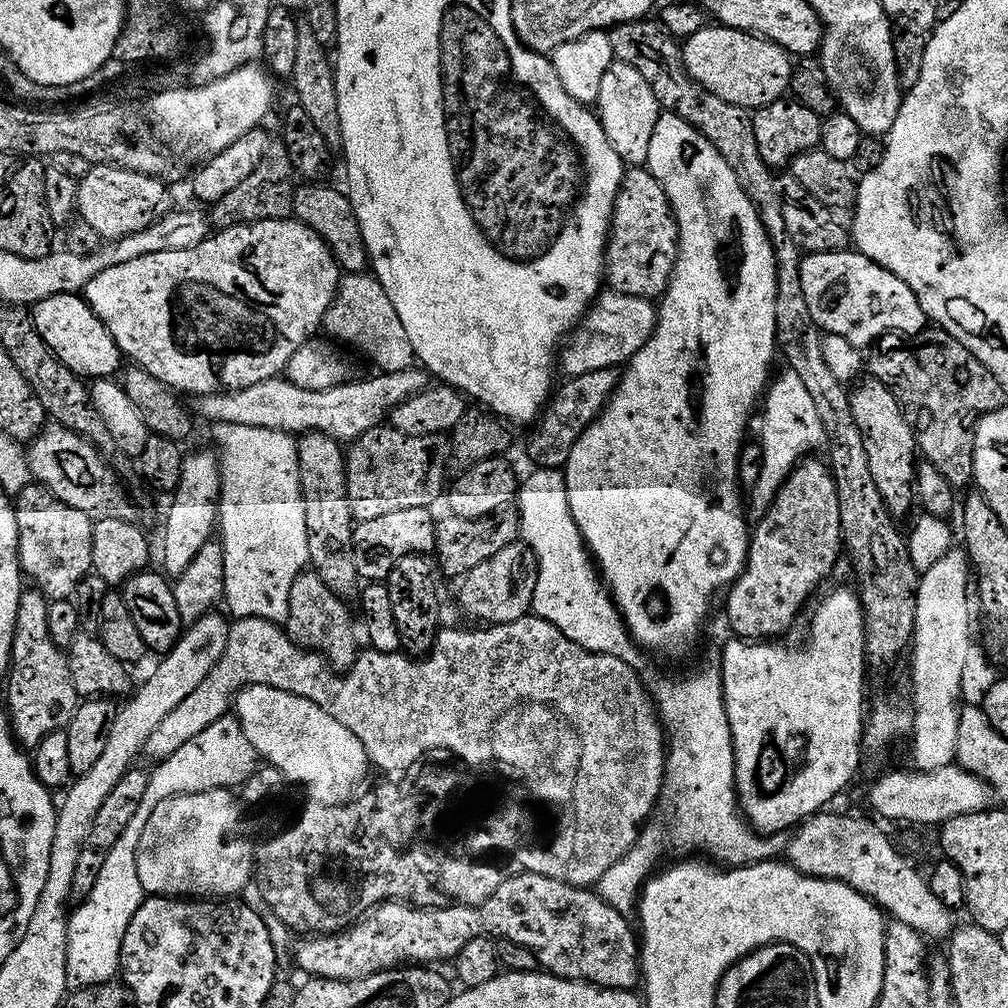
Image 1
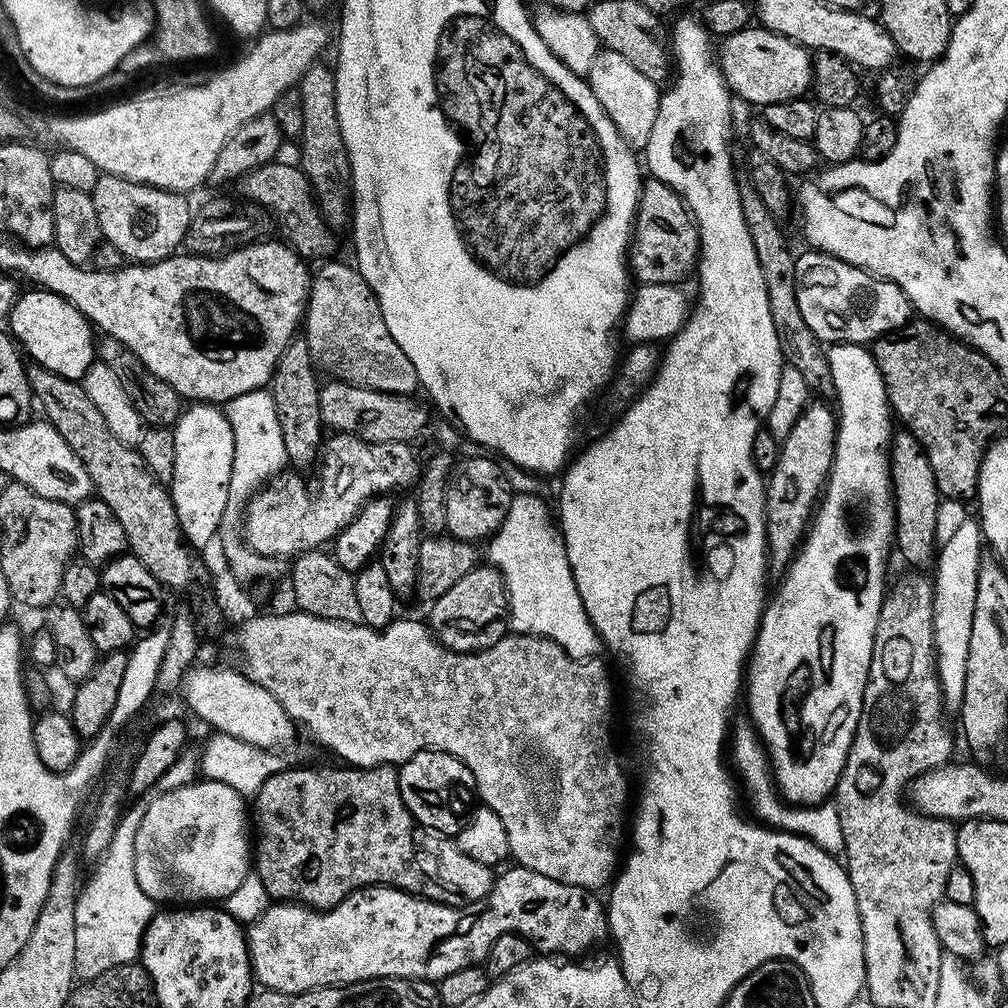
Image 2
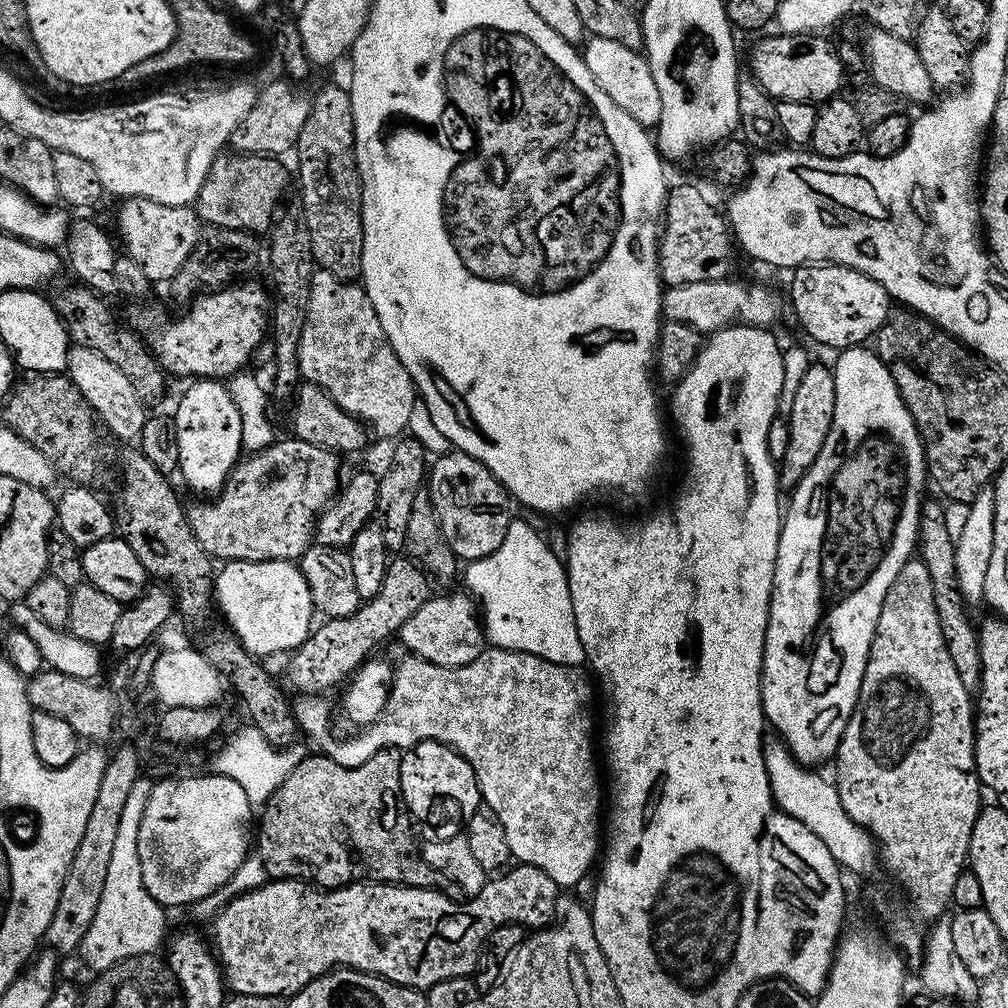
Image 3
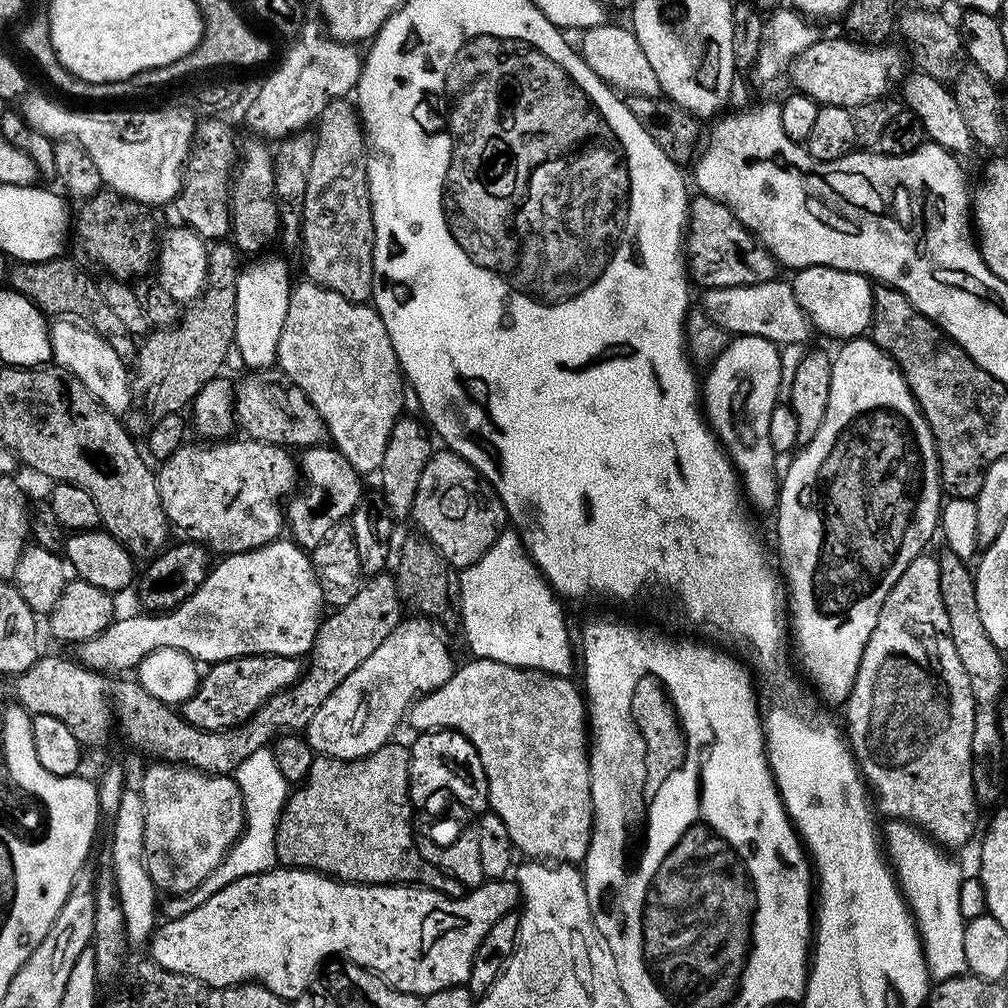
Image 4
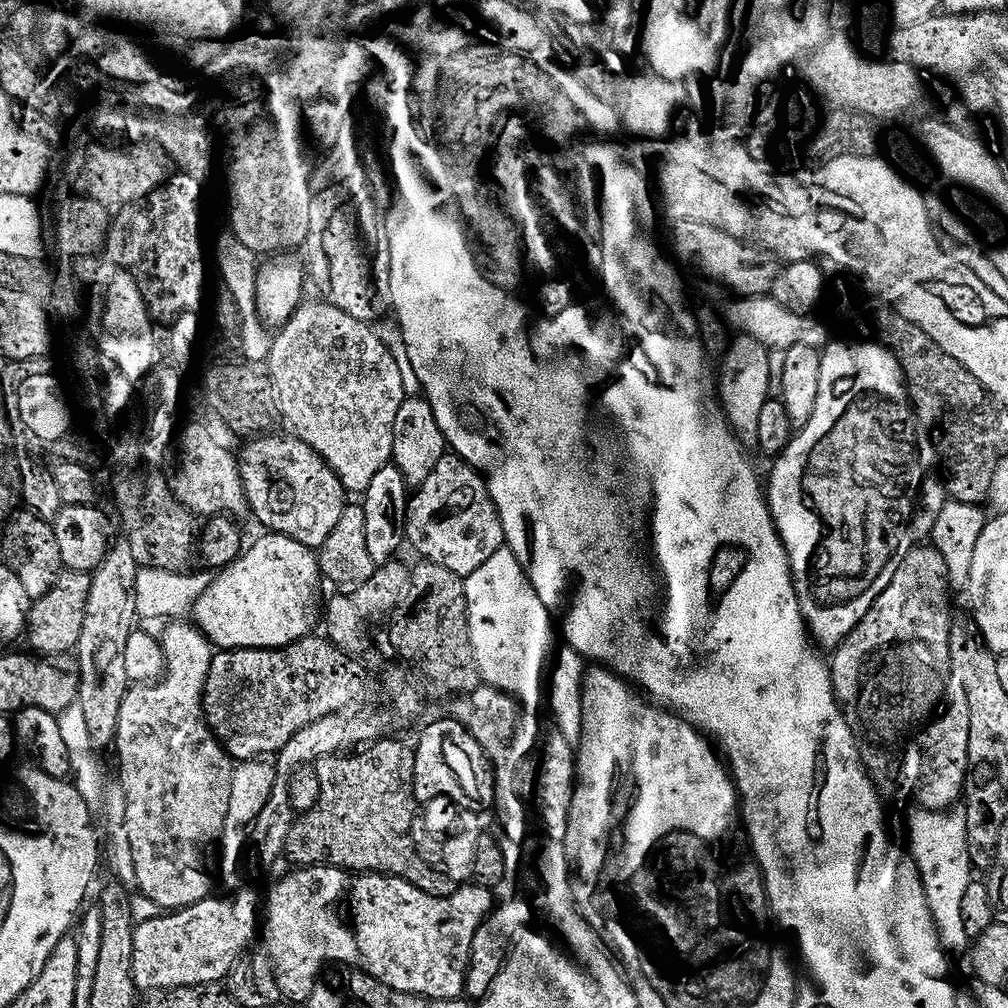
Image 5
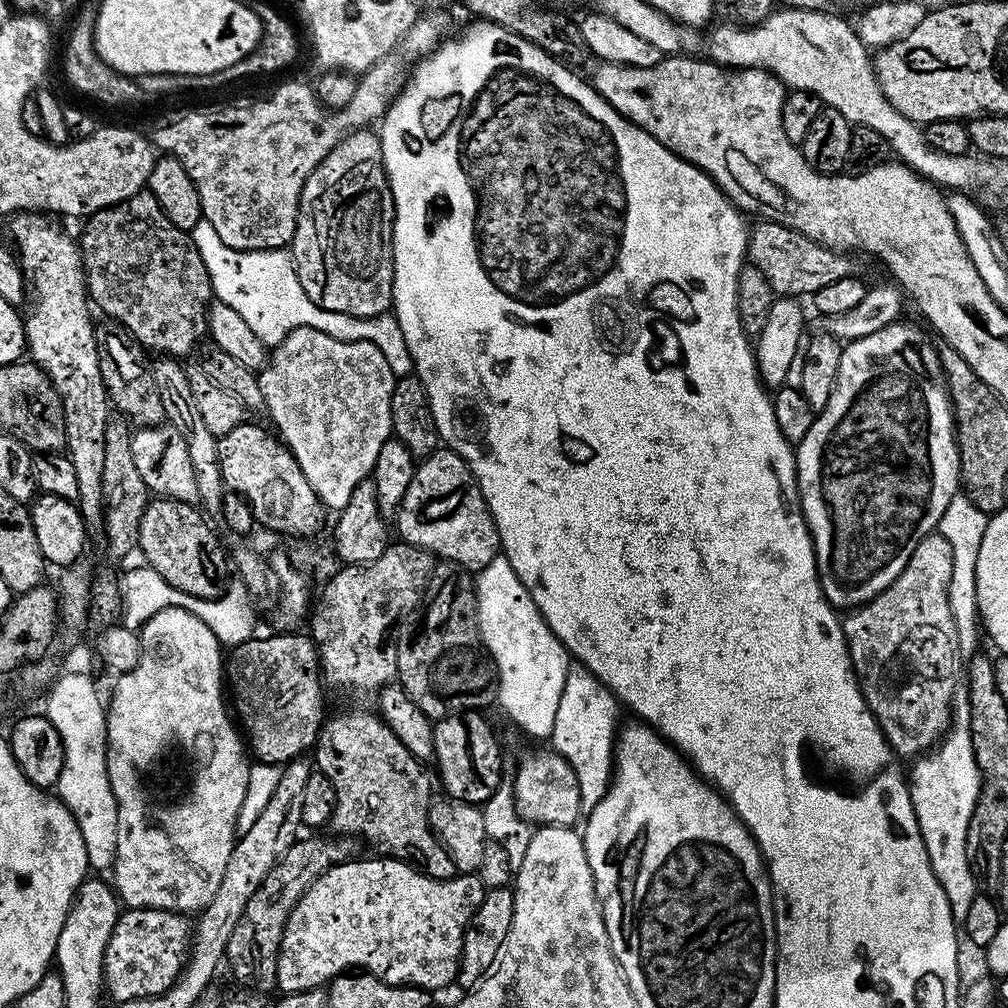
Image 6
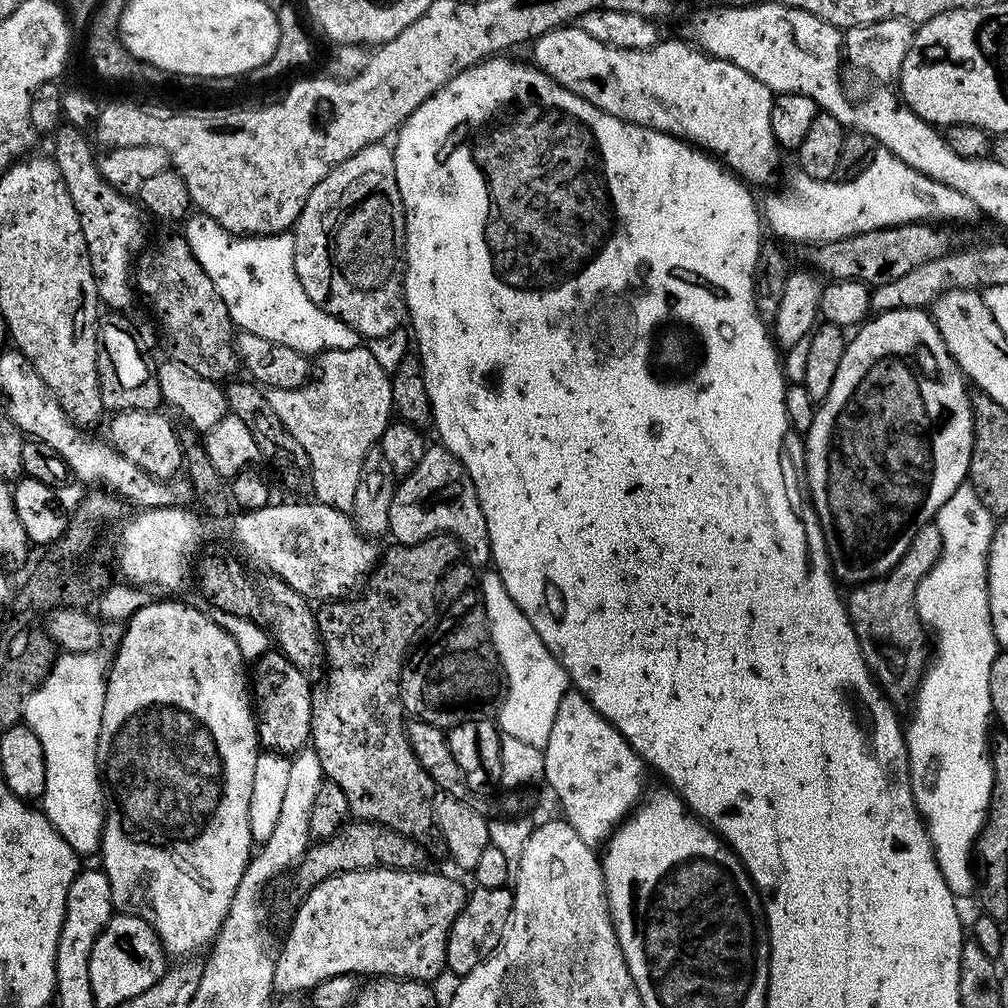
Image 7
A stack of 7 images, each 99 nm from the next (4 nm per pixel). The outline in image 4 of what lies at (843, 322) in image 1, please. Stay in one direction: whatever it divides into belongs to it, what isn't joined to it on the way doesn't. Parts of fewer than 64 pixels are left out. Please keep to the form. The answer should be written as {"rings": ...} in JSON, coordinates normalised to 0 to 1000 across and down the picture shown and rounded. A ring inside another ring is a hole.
{"rings":[[[806,262],[803,266],[793,267],[785,275],[784,281],[792,296],[792,304],[796,304],[802,313],[802,320],[807,326],[826,333],[829,339],[840,339],[853,335],[865,323],[865,287],[866,279],[853,270],[840,270],[830,266],[820,266]]]}

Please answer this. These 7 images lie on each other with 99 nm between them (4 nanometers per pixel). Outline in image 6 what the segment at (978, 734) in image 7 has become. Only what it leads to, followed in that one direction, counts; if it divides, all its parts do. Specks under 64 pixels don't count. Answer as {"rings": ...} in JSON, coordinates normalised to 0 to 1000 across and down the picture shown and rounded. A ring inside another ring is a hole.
{"rings":[[[950,490],[938,502],[938,510],[935,510],[931,526],[942,538],[946,546],[946,565],[942,569],[940,582],[940,600],[946,609],[946,617],[950,625],[953,644],[960,645],[968,639],[968,623],[970,627],[970,608],[968,606],[968,559],[970,558],[970,542],[974,542],[974,530],[978,530],[981,509],[970,506],[966,498],[955,490]],[[959,693],[947,695],[940,725],[928,742],[914,749],[906,758],[909,759],[905,766],[903,762],[901,787],[915,823],[915,835],[919,835],[919,847],[923,847],[927,867],[931,875],[935,875],[935,883],[938,883],[944,910],[955,915],[962,903],[962,895],[966,895],[970,888],[966,867],[962,867],[962,855],[958,855],[958,823],[972,787],[972,765],[966,752]]]}

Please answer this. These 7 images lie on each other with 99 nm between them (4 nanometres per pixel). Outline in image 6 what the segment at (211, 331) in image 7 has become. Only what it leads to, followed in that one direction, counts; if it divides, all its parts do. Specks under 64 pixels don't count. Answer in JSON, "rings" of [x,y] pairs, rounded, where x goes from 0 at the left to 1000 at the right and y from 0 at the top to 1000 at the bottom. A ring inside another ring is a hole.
{"rings":[[[146,188],[97,208],[82,222],[83,231],[77,234],[77,241],[79,253],[83,255],[83,281],[87,284],[90,301],[94,305],[96,302],[108,313],[108,318],[120,321],[140,346],[148,350],[160,349],[158,352],[163,355],[182,355],[194,349],[207,332],[207,305],[212,295],[204,260],[200,260],[200,252],[196,252],[189,233],[177,228],[177,224],[161,212],[157,196]]]}

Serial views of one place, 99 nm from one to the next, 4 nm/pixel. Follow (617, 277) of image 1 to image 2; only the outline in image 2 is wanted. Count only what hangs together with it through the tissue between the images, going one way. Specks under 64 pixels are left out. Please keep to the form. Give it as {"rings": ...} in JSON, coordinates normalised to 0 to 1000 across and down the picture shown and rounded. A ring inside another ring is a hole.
{"rings":[[[644,178],[636,186],[635,202],[631,206],[631,220],[627,227],[627,237],[622,265],[635,282],[678,283],[679,277],[688,273],[694,252],[694,233],[687,211],[679,203],[678,196],[656,179]]]}

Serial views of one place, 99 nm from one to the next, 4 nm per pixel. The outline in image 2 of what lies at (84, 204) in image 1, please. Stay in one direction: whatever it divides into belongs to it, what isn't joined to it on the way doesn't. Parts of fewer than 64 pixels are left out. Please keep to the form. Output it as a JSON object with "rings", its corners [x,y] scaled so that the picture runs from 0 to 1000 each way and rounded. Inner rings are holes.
{"rings":[[[101,173],[90,194],[102,237],[117,244],[127,260],[152,262],[164,258],[182,243],[183,233],[190,224],[192,206],[187,203],[188,195],[177,190]]]}

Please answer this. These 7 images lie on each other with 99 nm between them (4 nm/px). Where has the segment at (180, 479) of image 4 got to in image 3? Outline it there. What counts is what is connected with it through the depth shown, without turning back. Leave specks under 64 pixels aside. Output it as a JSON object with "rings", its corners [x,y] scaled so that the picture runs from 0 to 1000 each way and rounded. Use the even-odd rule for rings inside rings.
{"rings":[[[274,435],[266,444],[249,449],[247,456],[239,455],[207,500],[186,505],[196,538],[215,557],[294,558],[311,539],[313,517],[339,480],[338,453],[303,437],[285,436]]]}

